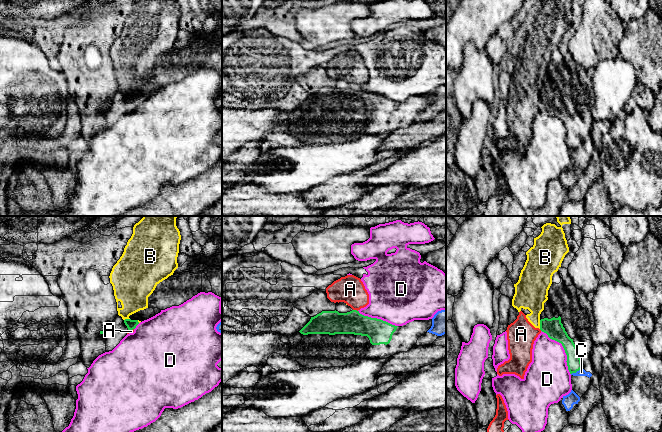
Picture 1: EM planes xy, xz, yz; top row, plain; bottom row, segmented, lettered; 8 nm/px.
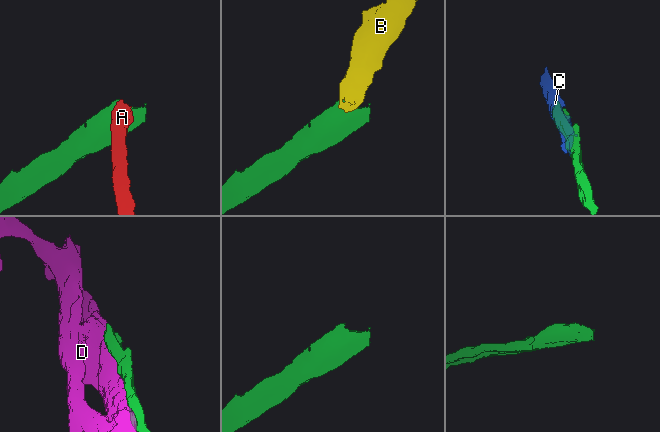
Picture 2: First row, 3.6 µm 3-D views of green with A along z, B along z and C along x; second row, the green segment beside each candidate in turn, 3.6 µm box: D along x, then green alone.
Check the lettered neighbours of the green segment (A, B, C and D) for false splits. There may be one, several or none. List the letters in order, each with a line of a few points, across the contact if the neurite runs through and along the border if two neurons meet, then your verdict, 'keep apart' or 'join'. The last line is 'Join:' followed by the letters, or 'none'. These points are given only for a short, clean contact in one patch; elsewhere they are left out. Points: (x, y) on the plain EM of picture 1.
A: xz (353, 85), (357, 87) | keep apart
B: keep apart
C: yz (581, 143), (571, 150) | keep apart
D: keep apart
Join: none

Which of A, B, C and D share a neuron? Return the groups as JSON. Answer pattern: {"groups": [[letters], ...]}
{"groups": [["A", "B"], ["C"], ["D"]]}

